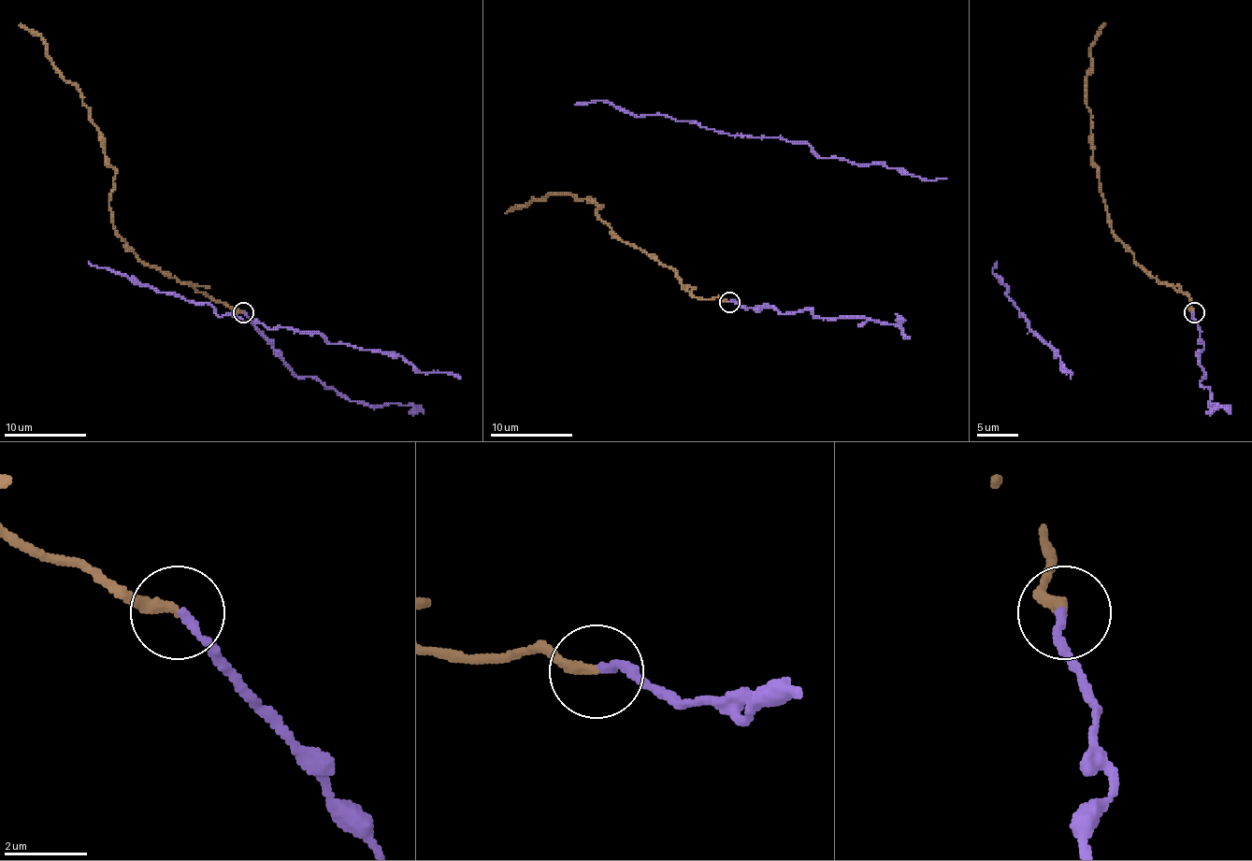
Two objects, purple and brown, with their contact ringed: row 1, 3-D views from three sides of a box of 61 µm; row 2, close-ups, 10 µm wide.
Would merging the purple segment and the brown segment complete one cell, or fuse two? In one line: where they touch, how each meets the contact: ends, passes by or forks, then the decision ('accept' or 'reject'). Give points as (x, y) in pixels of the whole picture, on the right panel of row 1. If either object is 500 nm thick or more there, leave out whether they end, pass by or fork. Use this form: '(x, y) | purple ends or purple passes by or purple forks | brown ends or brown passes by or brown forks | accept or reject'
(1194, 312) | purple ends | brown ends | accept

